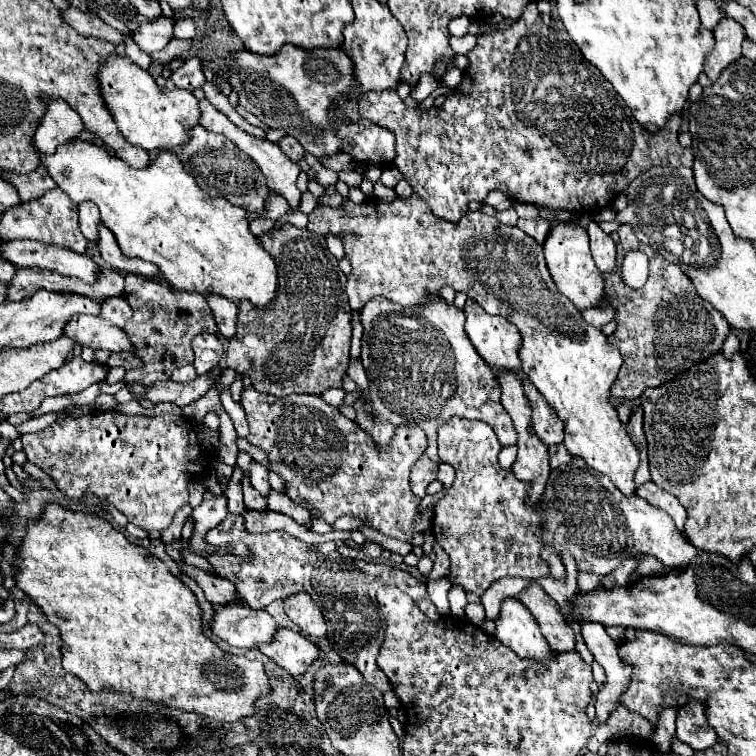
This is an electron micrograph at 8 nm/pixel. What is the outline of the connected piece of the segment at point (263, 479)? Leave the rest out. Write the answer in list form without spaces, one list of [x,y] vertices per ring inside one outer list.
[[[253,461],[253,463],[251,463],[251,471],[253,471],[253,473],[249,475],[249,479],[251,479],[253,487],[255,487],[259,493],[269,495],[271,485],[269,485],[269,481],[267,481],[267,469],[265,469],[259,461]]]

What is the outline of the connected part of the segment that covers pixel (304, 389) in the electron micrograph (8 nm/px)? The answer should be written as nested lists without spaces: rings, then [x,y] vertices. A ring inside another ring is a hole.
[[[285,223],[279,231],[271,231],[257,237],[265,251],[277,261],[277,293],[267,309],[253,309],[249,301],[241,301],[237,317],[237,333],[229,339],[225,353],[225,365],[241,375],[251,377],[253,389],[275,397],[287,397],[291,393],[313,393],[321,395],[325,389],[341,387],[341,377],[349,365],[349,343],[351,343],[351,307],[345,297],[347,277],[339,269],[337,257],[327,249],[325,237],[311,233],[309,229],[297,229]]]

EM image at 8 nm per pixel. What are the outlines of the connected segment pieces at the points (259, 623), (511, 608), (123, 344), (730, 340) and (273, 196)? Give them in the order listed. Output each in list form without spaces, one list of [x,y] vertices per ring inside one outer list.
[[[233,603],[215,611],[211,629],[229,645],[251,651],[261,643],[271,643],[279,625],[265,609],[255,611],[243,603]]]
[[[507,597],[497,617],[495,637],[513,649],[521,659],[533,659],[537,663],[549,663],[559,653],[545,641],[537,621],[529,609],[513,597]]]
[[[71,317],[69,325],[65,325],[65,335],[75,339],[79,345],[89,345],[91,349],[135,353],[135,345],[127,337],[127,333],[123,329],[117,329],[115,325],[109,325],[109,321],[105,321],[103,317]]]
[[[731,331],[727,337],[725,337],[725,341],[723,341],[723,353],[727,355],[727,357],[731,357],[733,353],[737,353],[739,351],[739,337]]]
[[[269,191],[267,209],[263,211],[263,215],[259,215],[259,213],[247,213],[247,217],[249,217],[249,219],[259,219],[259,217],[263,217],[263,219],[277,221],[277,219],[281,219],[285,213],[289,213],[289,203],[287,203],[287,199],[285,199],[283,195],[279,195],[279,193]]]

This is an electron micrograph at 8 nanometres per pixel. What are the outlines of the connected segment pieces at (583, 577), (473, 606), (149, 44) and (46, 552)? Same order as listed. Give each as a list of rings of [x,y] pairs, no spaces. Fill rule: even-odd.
[[[579,571],[579,587],[577,587],[577,591],[579,591],[579,593],[591,591],[591,589],[595,589],[595,587],[597,587],[597,583],[599,583],[599,581],[601,581],[601,579],[599,579],[597,575],[581,573],[581,571]]]
[[[468,603],[465,607],[465,618],[473,625],[480,626],[485,618],[485,610],[481,603]]]
[[[161,17],[161,21],[149,21],[139,27],[139,31],[133,33],[135,43],[145,53],[157,53],[161,51],[173,37],[173,21],[169,17]]]
[[[47,505],[41,519],[29,525],[19,557],[21,573],[15,577],[17,587],[59,627],[63,637],[63,669],[83,679],[95,693],[121,693],[227,723],[253,715],[259,697],[271,693],[263,663],[221,651],[203,633],[203,609],[193,591],[171,575],[161,559],[153,557],[145,547],[131,543],[109,521],[93,513],[73,513],[59,505]]]

